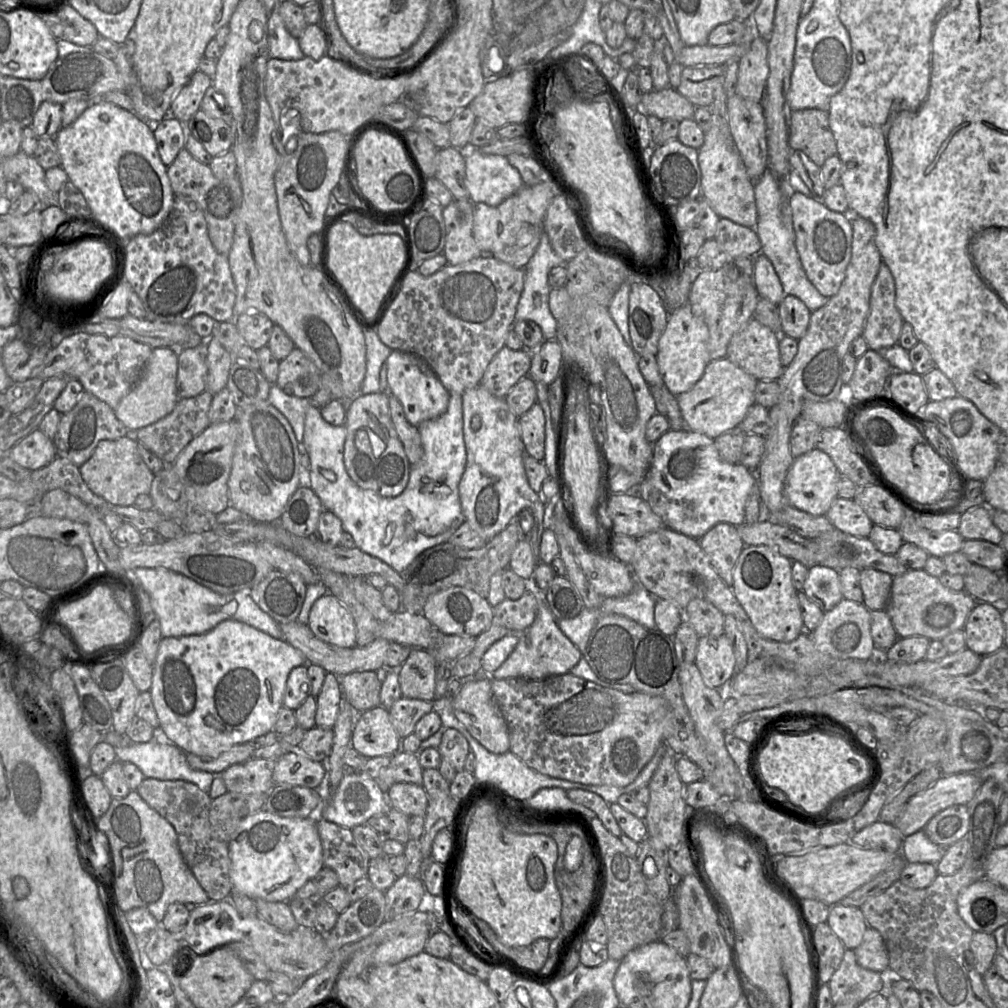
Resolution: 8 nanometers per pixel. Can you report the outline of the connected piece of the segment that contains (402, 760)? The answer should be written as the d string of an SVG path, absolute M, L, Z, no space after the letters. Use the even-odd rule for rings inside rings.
M399 750L391 756L389 765L380 770L375 780L384 793L399 782L423 785L423 768L419 763L418 754Z

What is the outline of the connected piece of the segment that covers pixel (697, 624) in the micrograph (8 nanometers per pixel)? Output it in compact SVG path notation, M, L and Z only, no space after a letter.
M692 599L683 609L683 616L699 638L724 634L724 615L705 599Z

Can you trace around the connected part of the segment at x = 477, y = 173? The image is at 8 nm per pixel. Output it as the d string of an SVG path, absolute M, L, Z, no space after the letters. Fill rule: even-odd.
M469 149L465 152L465 186L469 191L469 199L474 204L498 206L524 186L519 171L509 163L506 156L485 154L479 149Z

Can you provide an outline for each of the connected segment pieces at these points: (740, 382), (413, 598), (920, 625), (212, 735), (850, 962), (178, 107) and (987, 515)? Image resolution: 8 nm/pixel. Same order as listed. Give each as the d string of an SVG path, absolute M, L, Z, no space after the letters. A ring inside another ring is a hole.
M727 357L711 360L700 380L687 392L677 396L677 402L686 424L692 431L712 439L738 426L749 408L755 404L758 380L735 365Z
M516 516L516 519L487 541L483 547L465 549L451 542L445 542L424 550L400 573L404 580L400 595L401 609L422 614L423 607L431 595L454 586L465 587L486 598L492 575L508 568L511 554L523 537L524 534Z
M918 569L893 578L886 611L898 637L920 635L930 640L941 640L949 633L964 628L967 617L977 602L965 590L949 589L938 577L929 575L924 569Z
M233 619L220 622L213 629L203 634L192 634L180 637L163 637L160 641L156 660L153 666L153 678L150 693L159 719L158 734L165 735L185 753L198 756L217 757L234 745L249 742L259 736L274 731L277 715L283 707L283 697L289 673L295 667L307 665L304 655L283 639L275 639L267 633L248 624Z
M845 949L843 959L833 973L828 986L834 1003L861 1003L870 995L877 995L883 987L879 972L861 967L854 950Z
M197 70L189 81L173 97L169 113L180 122L188 121L200 109L206 90L212 85L212 78Z
M987 505L974 506L962 513L957 531L964 539L985 540L993 544L1001 544L1003 538Z

